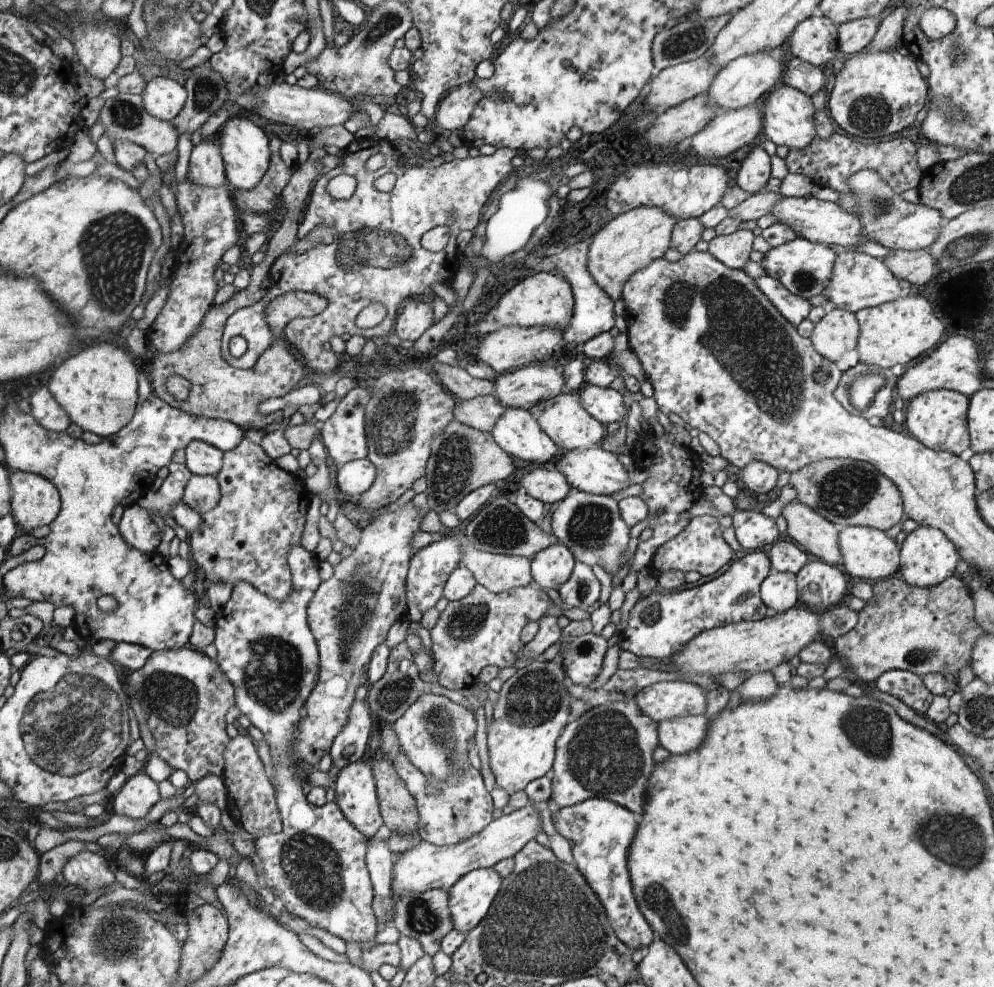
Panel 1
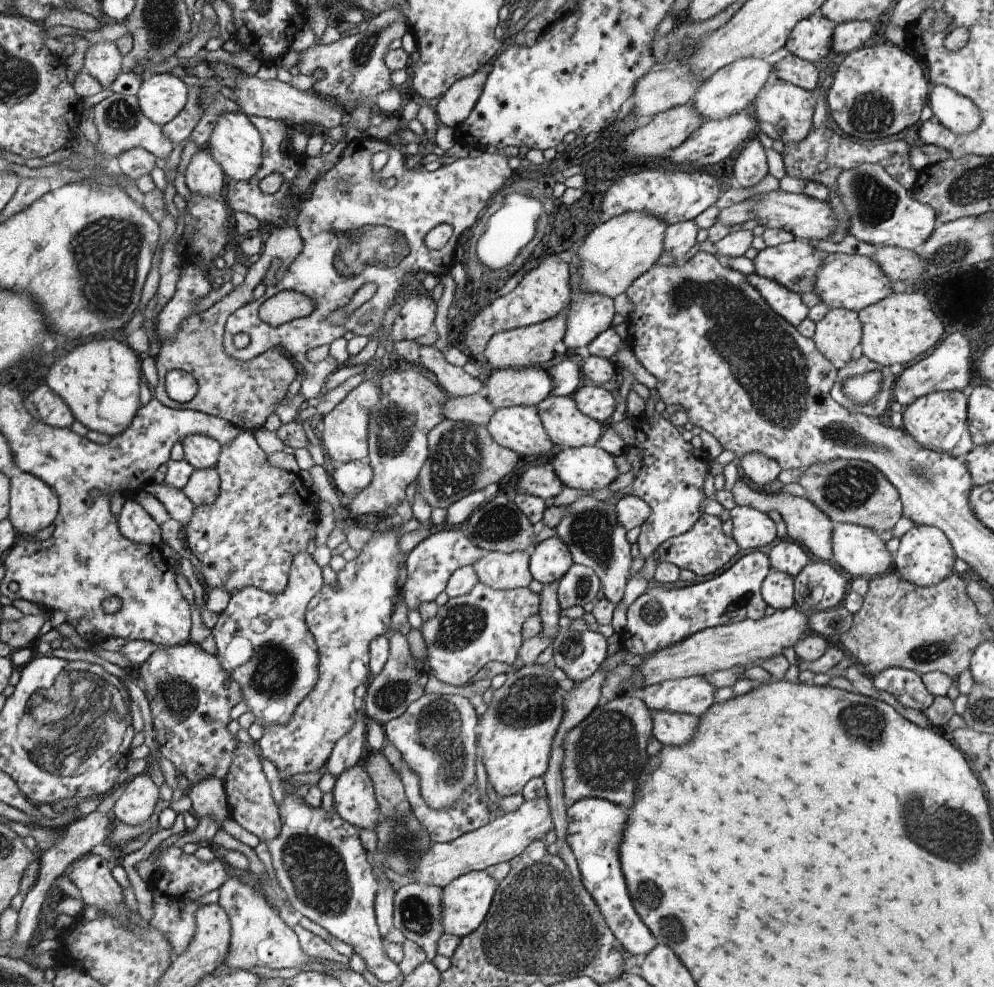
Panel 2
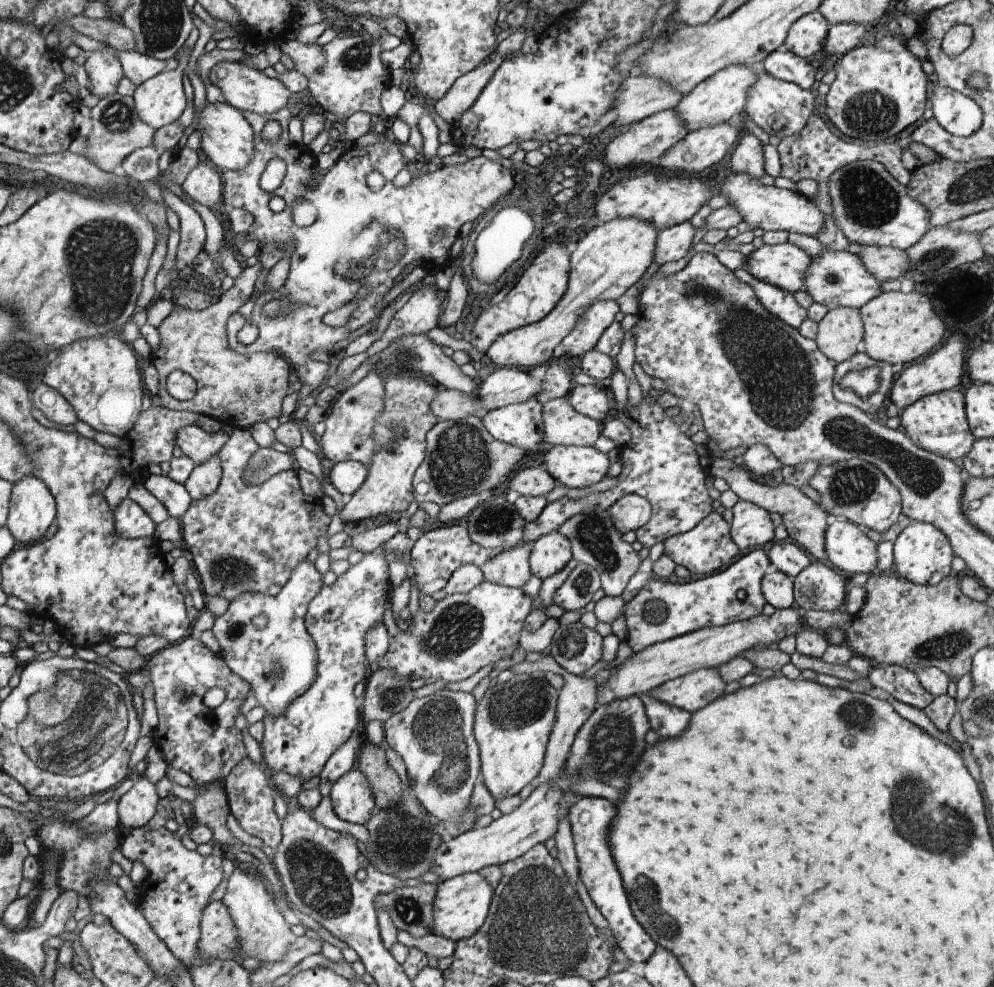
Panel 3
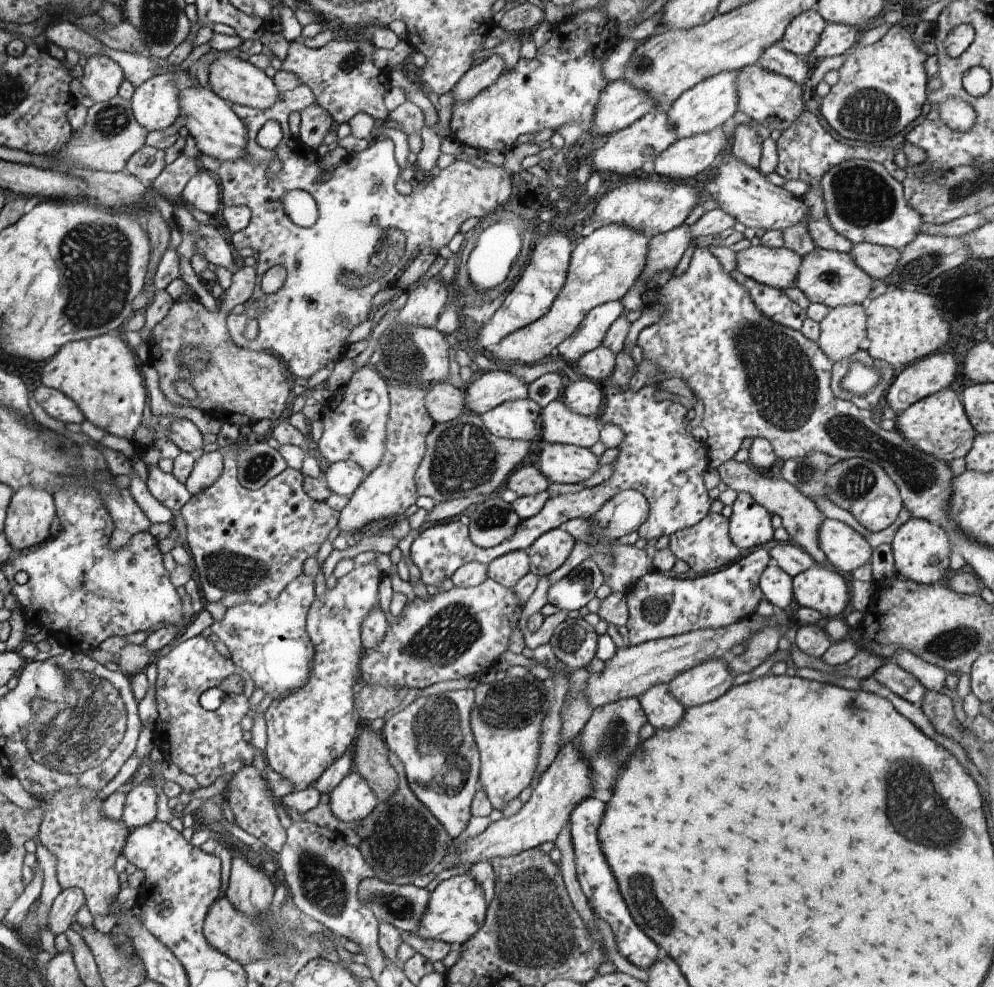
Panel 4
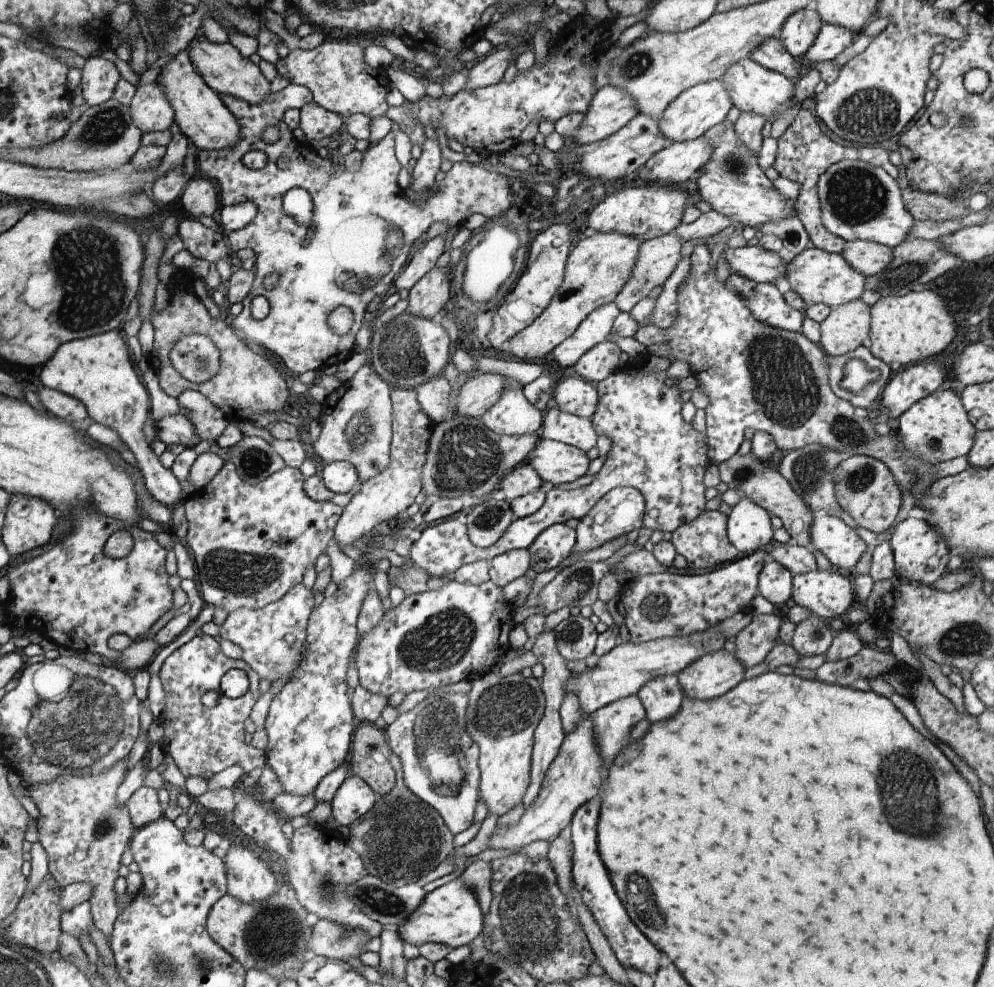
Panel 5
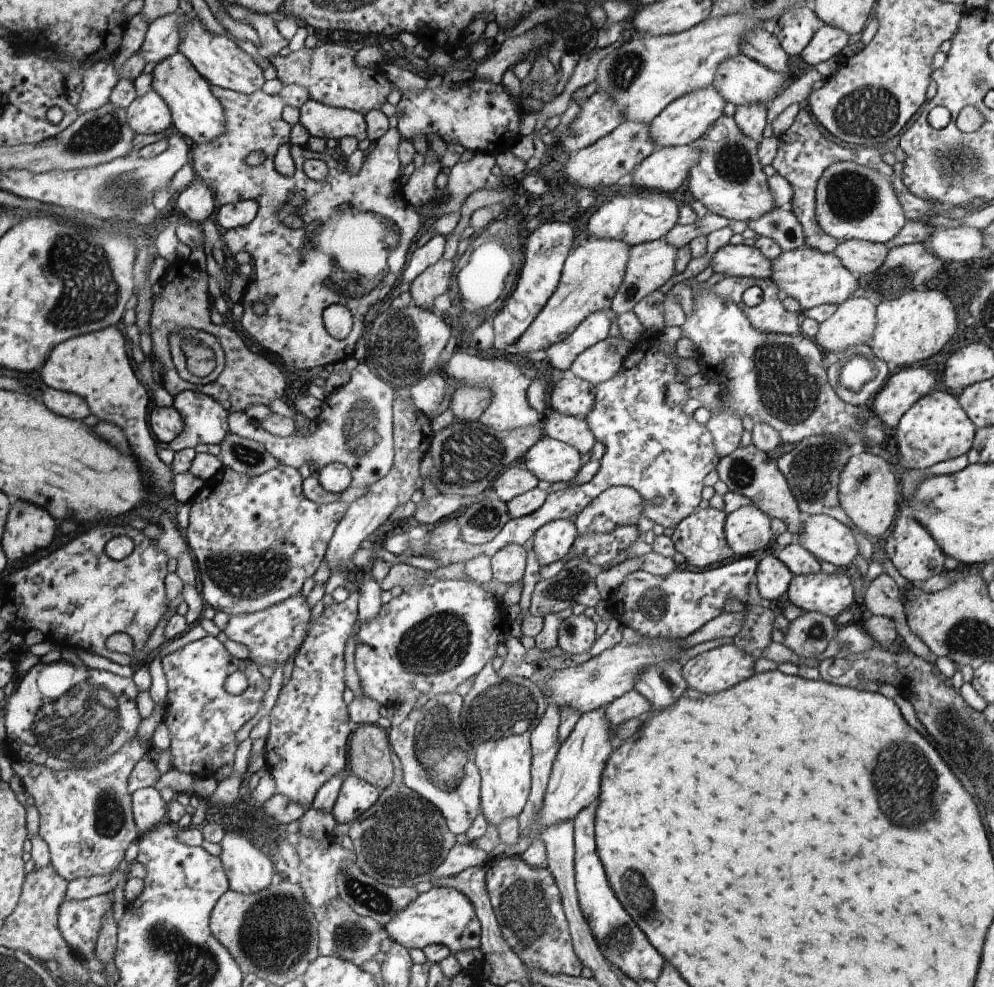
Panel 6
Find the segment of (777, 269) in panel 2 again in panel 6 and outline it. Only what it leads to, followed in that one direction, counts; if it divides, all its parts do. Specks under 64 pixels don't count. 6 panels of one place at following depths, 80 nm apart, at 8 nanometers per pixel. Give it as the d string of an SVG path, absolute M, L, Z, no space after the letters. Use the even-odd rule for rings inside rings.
M728 244L718 249L711 258L713 272L723 272L730 277L771 278L771 260L756 247Z

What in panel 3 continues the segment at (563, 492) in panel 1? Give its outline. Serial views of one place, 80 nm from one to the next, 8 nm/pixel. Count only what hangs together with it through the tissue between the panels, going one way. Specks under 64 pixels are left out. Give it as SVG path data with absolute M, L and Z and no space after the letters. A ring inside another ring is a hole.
M544 468L521 469L511 480L509 490L516 490L522 496L547 495L554 488L556 479Z

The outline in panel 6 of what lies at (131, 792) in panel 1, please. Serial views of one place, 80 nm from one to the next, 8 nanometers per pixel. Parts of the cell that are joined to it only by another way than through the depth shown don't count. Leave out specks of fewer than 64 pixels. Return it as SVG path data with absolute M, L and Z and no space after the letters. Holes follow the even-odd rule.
M144 787L132 794L134 817L140 832L148 833L164 824L166 802L155 787Z

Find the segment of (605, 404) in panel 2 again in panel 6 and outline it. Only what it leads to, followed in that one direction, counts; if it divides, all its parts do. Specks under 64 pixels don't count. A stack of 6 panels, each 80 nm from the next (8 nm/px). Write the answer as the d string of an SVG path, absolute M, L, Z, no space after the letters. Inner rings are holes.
M566 374L548 394L549 408L563 415L586 419L595 406L596 387L579 376Z

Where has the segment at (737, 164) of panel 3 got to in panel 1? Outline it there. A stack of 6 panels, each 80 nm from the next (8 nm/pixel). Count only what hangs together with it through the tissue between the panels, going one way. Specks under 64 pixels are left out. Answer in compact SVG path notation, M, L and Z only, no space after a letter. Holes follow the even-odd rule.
M756 146L744 158L736 176L736 185L750 194L756 194L765 190L769 178L771 178L771 157L763 147Z

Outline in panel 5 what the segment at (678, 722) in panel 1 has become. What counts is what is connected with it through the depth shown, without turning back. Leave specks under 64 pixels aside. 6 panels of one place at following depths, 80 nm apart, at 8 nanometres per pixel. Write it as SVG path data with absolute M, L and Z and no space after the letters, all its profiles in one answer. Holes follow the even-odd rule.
M676 673L653 678L637 694L646 707L651 723L674 717L680 708L683 695Z

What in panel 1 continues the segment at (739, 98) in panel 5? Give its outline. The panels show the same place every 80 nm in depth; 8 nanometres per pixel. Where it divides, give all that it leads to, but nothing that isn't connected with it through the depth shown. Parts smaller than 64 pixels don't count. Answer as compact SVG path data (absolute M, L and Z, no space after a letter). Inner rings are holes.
M782 82L768 94L764 102L764 110L762 110L764 134L776 147L785 146L788 150L802 150L808 147L817 135L816 112L810 97Z

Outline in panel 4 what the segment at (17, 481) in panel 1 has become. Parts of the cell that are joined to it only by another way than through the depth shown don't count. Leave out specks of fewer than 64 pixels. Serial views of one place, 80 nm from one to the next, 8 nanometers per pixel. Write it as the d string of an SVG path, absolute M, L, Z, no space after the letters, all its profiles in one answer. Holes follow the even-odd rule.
M26 485L14 492L3 533L14 552L22 552L52 537L50 526L54 518L58 518L54 495Z

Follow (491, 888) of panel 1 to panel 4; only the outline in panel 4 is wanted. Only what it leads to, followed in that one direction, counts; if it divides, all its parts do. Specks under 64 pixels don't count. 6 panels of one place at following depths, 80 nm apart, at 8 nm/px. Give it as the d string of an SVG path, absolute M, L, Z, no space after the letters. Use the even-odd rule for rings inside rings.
M466 873L442 881L429 894L429 901L414 933L423 939L444 941L456 948L471 940L483 928L488 902L483 887Z

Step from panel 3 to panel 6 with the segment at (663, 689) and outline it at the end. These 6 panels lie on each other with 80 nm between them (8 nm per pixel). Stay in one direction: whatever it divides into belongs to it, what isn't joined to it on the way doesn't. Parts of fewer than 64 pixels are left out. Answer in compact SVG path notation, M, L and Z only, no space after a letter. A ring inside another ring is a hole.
M734 643L724 644L688 660L683 675L688 687L712 694L754 676L756 661Z

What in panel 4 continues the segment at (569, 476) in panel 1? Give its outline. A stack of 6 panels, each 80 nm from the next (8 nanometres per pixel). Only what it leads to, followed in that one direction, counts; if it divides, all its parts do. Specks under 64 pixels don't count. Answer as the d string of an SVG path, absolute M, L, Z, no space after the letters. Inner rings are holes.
M541 442L536 453L534 466L550 483L583 483L601 467L590 449L576 445Z

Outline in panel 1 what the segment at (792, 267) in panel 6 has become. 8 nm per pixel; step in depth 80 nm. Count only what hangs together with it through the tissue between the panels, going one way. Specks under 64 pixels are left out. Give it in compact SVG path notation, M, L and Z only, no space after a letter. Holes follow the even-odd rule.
M846 251L837 256L834 270L832 270L832 278L823 294L830 298L835 307L856 313L858 310L894 302L902 297L905 292L900 287L900 281L892 274L892 270L884 264L882 259L872 257L864 252Z

